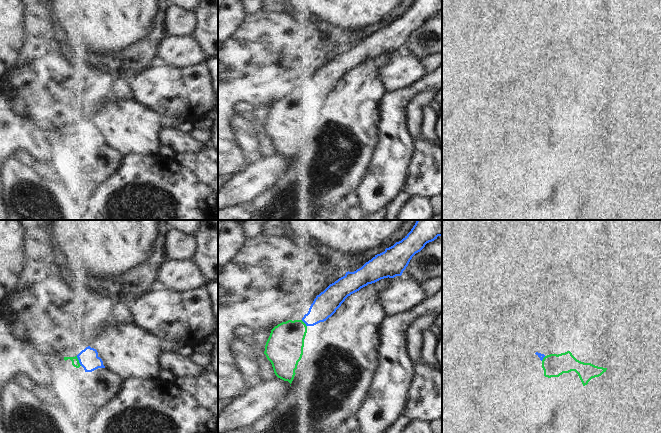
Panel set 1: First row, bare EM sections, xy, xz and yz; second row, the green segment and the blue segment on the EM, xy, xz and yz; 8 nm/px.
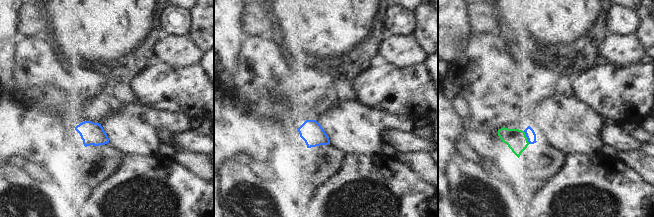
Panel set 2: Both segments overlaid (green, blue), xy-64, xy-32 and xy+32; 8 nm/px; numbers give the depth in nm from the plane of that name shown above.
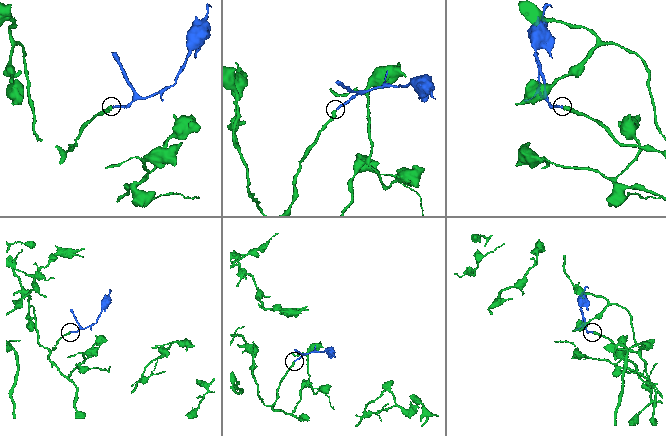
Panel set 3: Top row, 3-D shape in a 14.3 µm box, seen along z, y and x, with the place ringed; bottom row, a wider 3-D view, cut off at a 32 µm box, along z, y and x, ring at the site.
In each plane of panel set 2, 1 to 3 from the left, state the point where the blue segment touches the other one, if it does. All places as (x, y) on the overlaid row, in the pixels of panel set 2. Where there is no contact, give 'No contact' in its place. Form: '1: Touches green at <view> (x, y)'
1: No contact
2: No contact
3: Touches green at xy+32 (526, 137)

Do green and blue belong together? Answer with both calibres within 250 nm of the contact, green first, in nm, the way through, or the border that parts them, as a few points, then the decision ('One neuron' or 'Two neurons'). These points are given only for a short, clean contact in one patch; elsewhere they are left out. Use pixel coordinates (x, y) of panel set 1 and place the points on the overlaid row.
Thickness 60 nm (green) against 160 nm. One neuron

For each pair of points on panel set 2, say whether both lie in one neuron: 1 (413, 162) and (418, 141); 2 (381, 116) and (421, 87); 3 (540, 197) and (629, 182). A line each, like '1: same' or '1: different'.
1: different
2: different
3: same

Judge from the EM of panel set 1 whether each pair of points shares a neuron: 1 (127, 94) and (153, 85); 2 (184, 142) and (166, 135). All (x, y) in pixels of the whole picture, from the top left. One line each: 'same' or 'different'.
1: different
2: same

